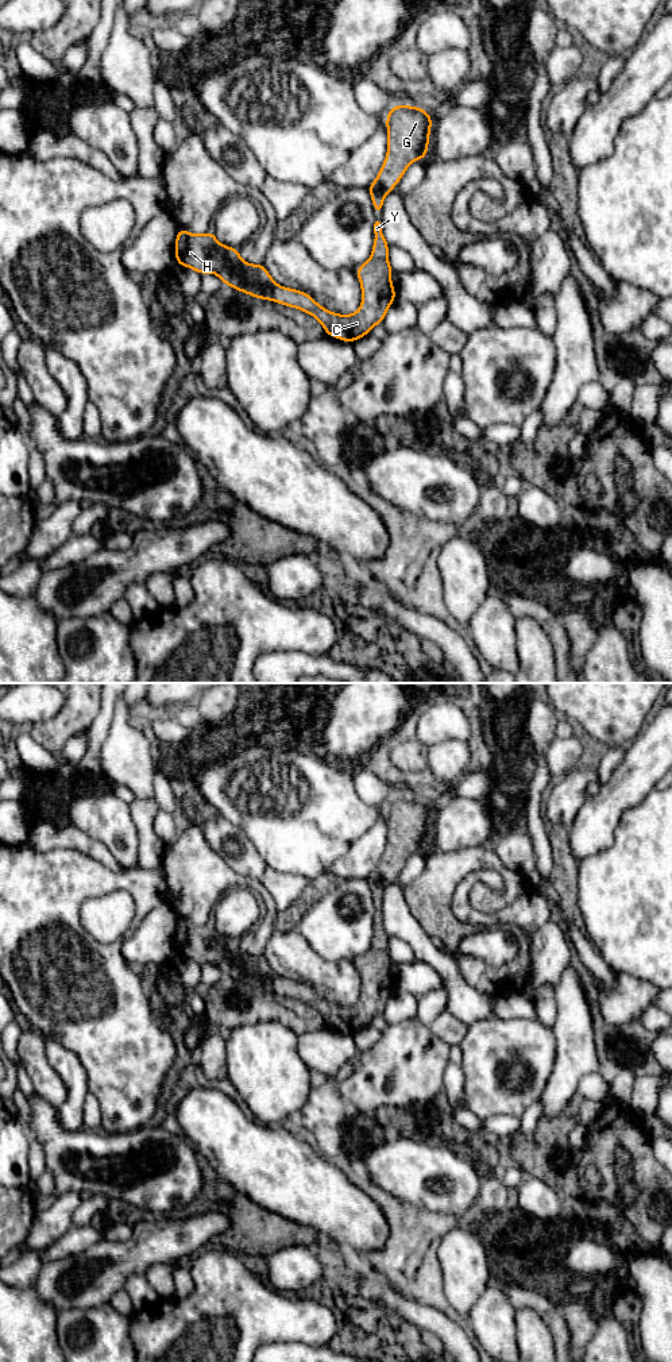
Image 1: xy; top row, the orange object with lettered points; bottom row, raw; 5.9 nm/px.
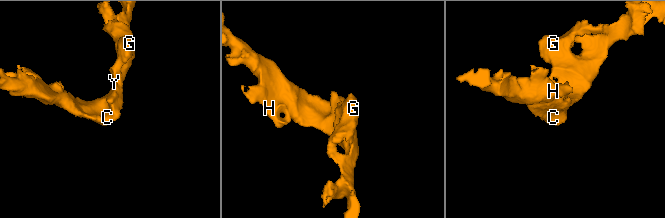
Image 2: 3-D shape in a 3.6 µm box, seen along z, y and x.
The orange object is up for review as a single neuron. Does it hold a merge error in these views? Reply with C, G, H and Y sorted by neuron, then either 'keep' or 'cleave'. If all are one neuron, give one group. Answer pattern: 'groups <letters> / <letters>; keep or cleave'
groups C G H Y; keep

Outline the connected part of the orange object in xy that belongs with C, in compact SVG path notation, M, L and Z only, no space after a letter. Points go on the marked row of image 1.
M379 221L374 224L374 234L370 259L355 270L362 283L363 297L360 308L352 315L331 312L316 302L310 294L279 286L263 263L244 262L239 248L221 244L212 229L198 235L179 227L174 252L178 266L193 269L200 275L213 273L224 285L242 293L300 309L316 317L328 336L354 343L368 335L376 324L383 323L390 305L397 298L391 283L394 270L389 263L389 243Z

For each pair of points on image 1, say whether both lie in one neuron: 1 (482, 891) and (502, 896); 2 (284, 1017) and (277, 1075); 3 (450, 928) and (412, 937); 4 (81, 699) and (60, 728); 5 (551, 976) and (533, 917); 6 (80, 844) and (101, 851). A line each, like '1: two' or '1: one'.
1: one
2: two
3: two
4: one
5: two
6: one

